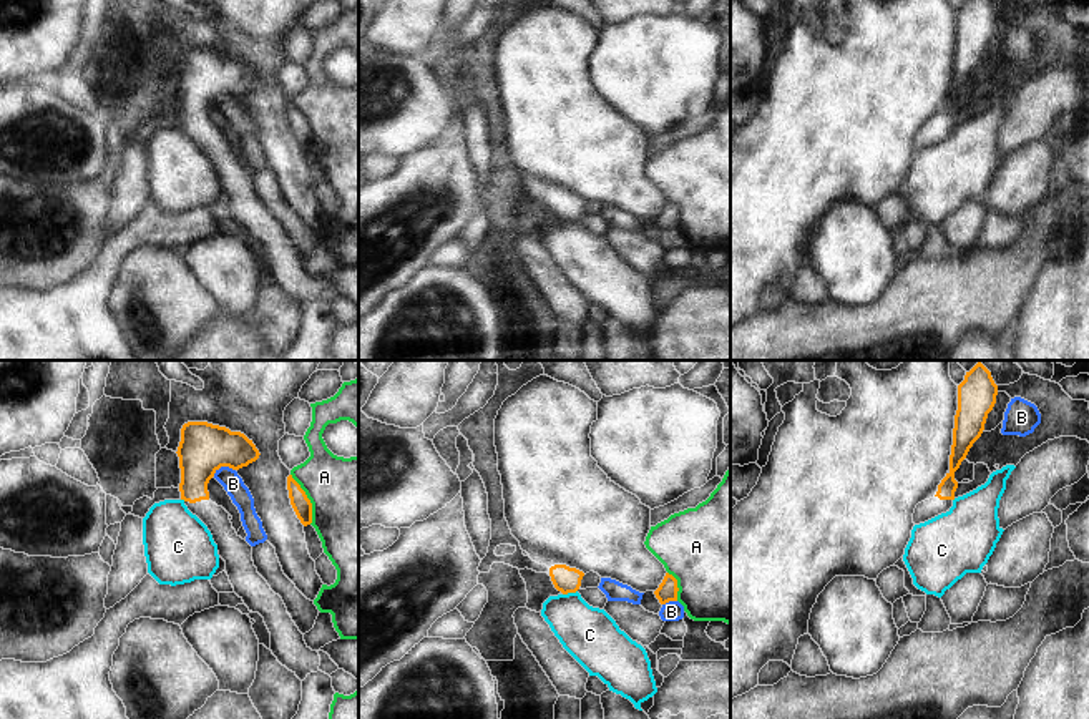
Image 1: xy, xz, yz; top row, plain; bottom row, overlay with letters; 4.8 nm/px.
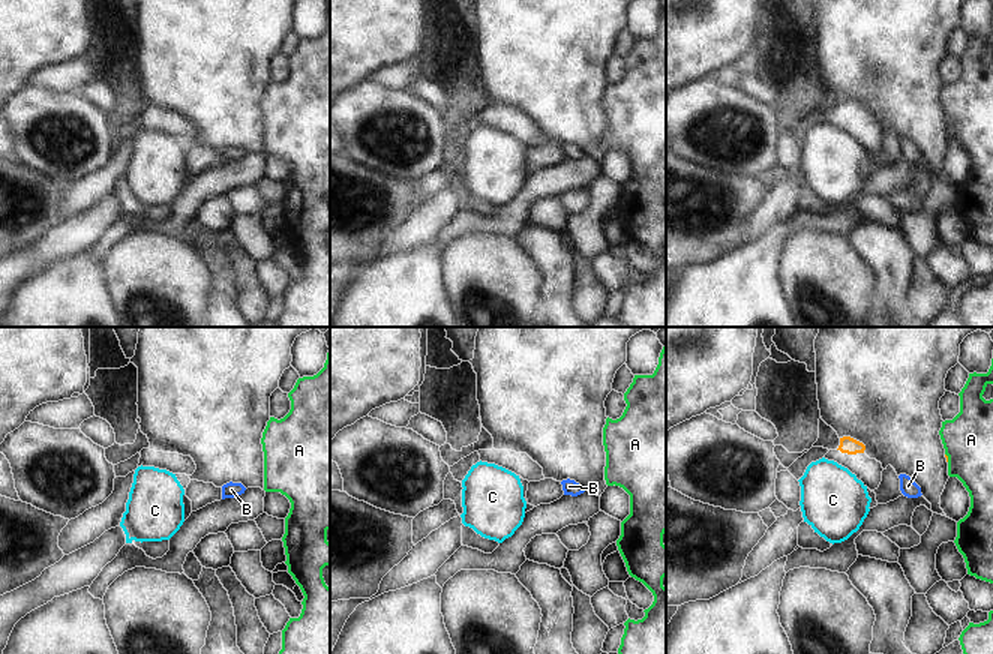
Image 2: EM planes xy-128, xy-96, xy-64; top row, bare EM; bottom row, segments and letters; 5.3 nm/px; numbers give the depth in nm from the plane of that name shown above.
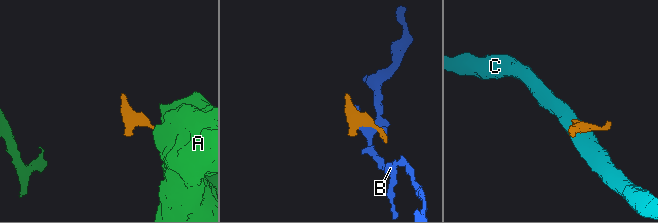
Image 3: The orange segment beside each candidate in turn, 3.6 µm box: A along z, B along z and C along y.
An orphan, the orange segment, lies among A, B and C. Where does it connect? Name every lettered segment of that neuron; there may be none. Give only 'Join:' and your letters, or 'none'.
Join: none

